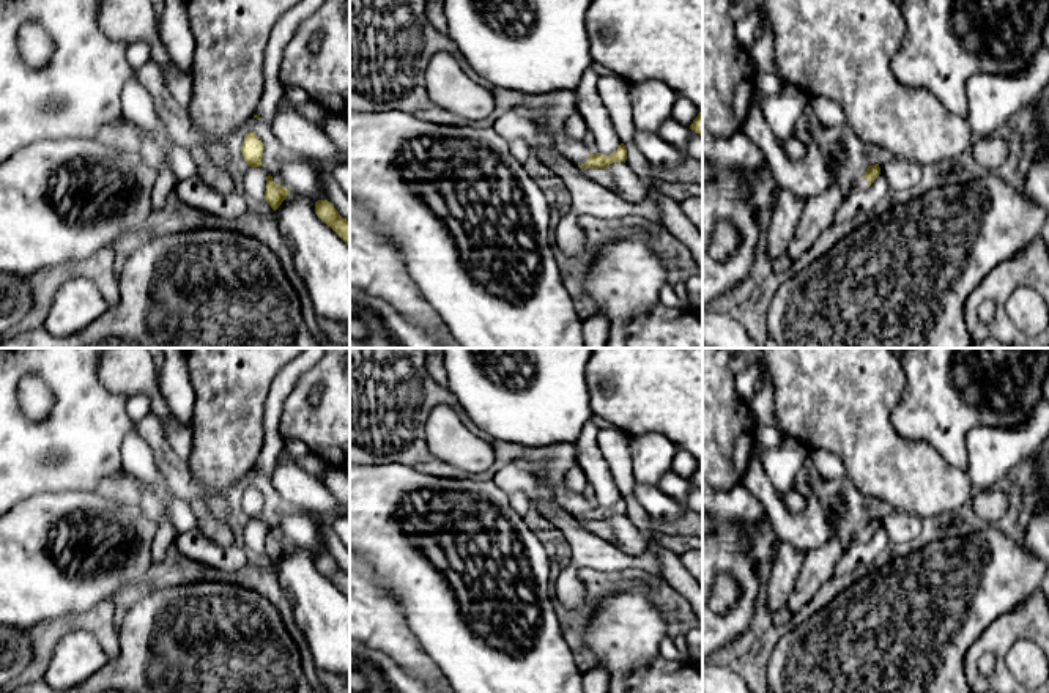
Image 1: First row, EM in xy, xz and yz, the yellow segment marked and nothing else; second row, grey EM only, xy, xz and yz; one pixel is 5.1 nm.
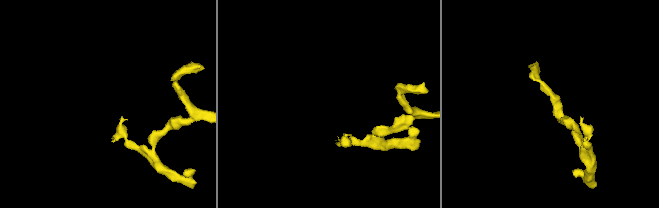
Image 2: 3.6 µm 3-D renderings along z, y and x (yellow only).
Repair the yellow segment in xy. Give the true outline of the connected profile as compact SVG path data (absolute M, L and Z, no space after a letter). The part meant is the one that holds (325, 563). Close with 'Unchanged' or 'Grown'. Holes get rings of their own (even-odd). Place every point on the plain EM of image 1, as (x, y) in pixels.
M315 554L315 567L350 598L350 573L343 572L331 554Z. Unchanged

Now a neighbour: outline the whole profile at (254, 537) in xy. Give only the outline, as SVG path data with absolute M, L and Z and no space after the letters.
M249 520L243 532L243 547L254 554L265 553L268 526L261 520Z

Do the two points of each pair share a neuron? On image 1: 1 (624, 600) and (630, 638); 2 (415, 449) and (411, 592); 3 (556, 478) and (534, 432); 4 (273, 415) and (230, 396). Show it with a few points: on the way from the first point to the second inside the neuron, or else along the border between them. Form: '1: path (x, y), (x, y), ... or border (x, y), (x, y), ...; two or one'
1: path (624, 610), (627, 629); one
2: border (378, 463), (404, 463), (424, 473), (446, 478); two
3: border (506, 441), (528, 446), (574, 444); two
4: border (276, 375), (265, 405), (262, 446); two

